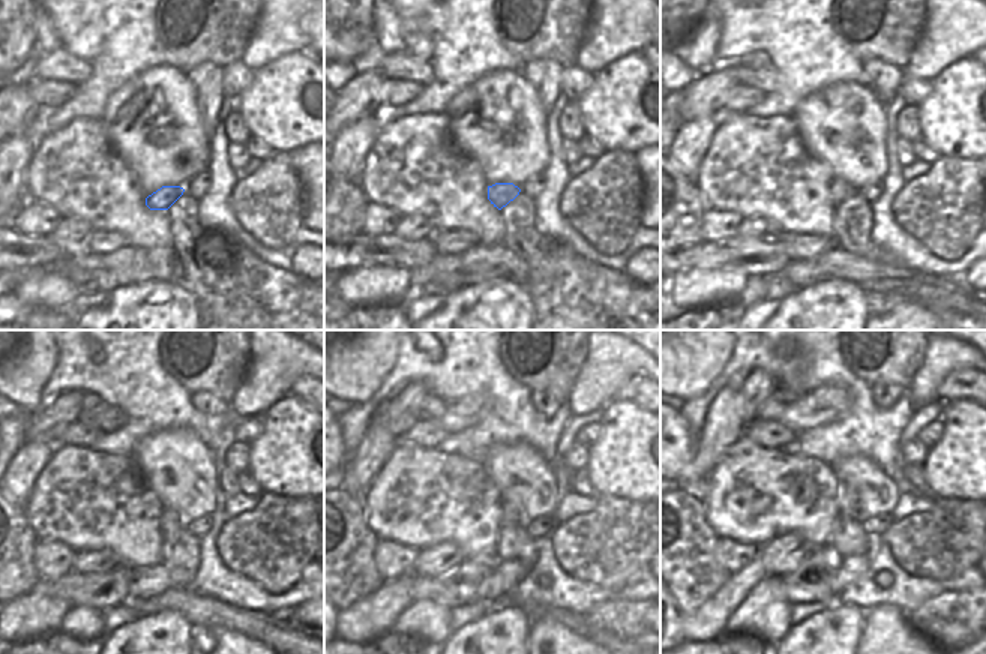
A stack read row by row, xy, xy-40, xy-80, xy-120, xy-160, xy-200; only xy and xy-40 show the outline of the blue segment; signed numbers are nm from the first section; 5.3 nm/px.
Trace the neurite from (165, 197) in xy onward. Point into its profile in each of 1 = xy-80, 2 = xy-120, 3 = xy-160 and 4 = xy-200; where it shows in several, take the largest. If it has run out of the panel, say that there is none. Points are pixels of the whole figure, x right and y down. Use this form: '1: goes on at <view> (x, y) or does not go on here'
1: goes on at xy-80 (841, 189)
2: goes on at xy-120 (171, 521)
3: goes on at xy-160 (511, 513)
4: goes on at xy-200 (848, 504)

